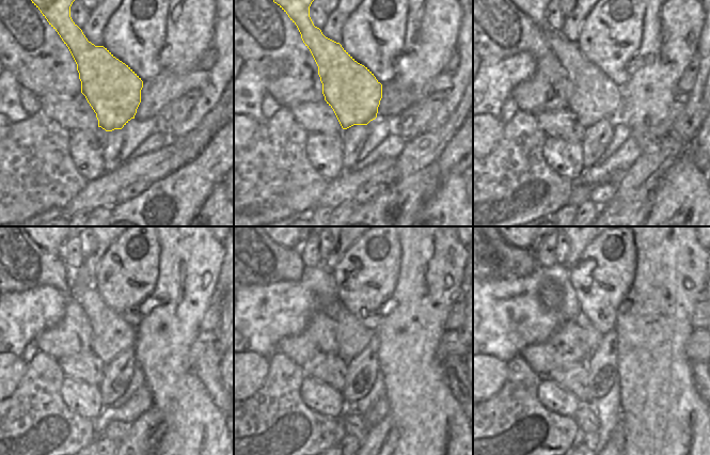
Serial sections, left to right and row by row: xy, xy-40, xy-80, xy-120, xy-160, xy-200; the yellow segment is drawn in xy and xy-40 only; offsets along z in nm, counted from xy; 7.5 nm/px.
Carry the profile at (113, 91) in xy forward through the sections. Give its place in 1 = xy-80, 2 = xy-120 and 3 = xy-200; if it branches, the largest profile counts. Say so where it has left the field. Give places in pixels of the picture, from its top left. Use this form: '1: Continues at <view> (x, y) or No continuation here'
1: Continues at xy-80 (593, 96)
2: Continues at xy-120 (111, 335)
3: Continues at xy-200 (518, 248)

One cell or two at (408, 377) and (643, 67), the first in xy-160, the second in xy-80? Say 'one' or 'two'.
one

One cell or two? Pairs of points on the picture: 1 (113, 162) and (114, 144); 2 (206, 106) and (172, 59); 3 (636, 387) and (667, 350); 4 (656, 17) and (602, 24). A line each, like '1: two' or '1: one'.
1: one
2: two
3: one
4: two

